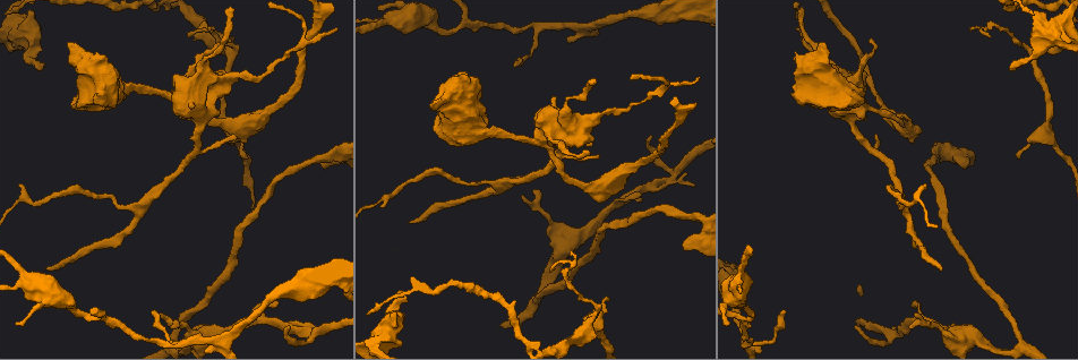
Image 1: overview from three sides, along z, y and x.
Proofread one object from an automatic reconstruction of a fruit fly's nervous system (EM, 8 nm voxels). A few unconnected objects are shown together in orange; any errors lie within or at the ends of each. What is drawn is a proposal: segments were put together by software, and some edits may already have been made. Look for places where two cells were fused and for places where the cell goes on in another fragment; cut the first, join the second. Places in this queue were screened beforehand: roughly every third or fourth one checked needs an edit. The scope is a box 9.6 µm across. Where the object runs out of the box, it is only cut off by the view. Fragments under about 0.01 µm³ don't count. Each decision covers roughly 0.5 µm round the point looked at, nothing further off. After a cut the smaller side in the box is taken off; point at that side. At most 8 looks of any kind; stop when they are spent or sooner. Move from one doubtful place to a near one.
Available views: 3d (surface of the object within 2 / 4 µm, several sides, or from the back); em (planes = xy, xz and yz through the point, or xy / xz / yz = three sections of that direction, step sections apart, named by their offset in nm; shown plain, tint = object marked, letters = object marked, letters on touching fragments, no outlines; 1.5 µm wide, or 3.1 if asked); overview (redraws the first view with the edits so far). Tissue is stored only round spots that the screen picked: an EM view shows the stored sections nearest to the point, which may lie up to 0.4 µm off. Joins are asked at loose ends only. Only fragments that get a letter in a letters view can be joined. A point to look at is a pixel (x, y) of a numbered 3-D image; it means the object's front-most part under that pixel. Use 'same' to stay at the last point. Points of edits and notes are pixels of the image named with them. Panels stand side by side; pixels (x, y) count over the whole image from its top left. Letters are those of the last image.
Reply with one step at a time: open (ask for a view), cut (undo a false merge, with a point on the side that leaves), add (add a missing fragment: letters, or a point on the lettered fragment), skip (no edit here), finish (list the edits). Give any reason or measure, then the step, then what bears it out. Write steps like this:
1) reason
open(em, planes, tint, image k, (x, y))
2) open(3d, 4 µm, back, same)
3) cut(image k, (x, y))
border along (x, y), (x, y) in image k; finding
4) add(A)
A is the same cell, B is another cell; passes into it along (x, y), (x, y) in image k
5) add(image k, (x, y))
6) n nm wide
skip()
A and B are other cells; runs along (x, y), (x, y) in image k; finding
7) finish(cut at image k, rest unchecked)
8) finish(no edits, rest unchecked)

end of a long branch
open(3d, 4 µm, image 1, (47, 267))

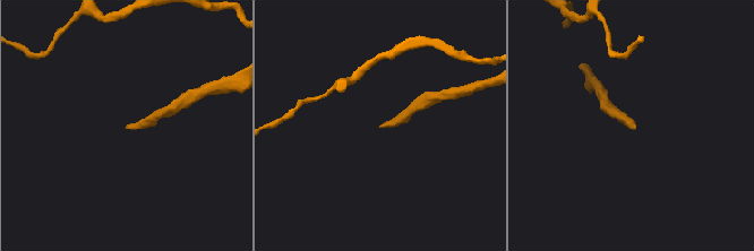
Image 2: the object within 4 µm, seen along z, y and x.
open(em, yz, step 8, plain, image 2, (381, 125))

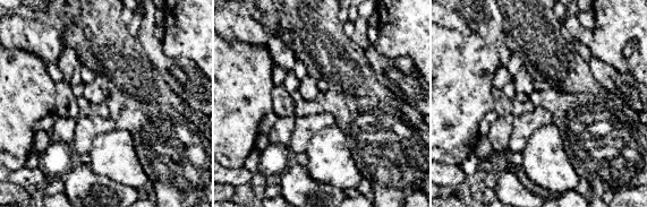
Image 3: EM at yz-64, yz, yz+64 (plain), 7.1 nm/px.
see the neighbours
open(em, yz, step 8, letters, same)

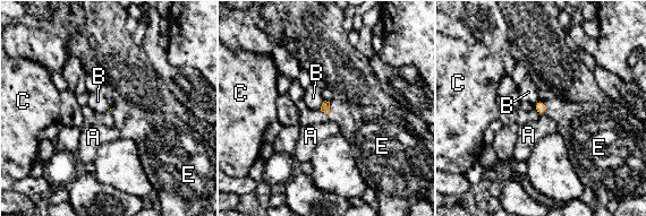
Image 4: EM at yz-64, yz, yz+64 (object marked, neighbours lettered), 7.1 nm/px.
E touches over 100 nm
add(E)
E is the same cell, A, B and C are other cells; passes into it along (540, 106), (545, 108), (576, 123) in image 4; the cell continues

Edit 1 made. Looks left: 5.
branch stops here
open(3d, 2 µm, image 1, (1010, 68))

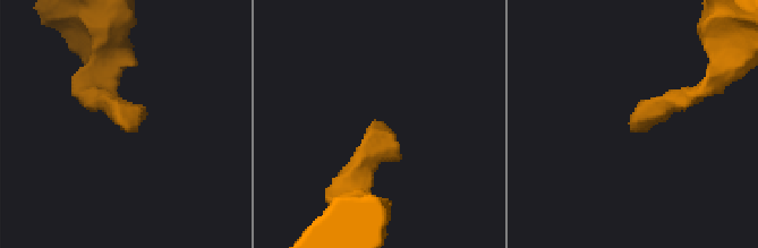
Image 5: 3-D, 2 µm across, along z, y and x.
shape alone is not enough
open(em, planes, letters, image 5, (373, 122))

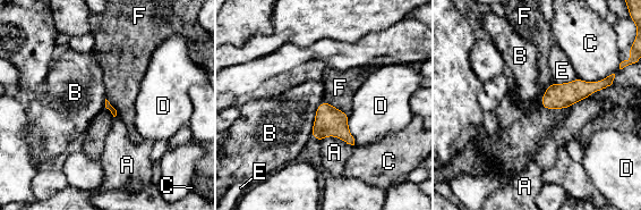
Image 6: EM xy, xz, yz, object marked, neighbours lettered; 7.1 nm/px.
skip()
A, B, C, D, E and F are other cells; none of them fits

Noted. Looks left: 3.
sudden change in width
open(em, yz, step 4, tint, image 1, (227, 46))

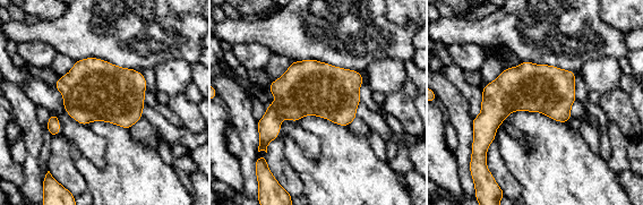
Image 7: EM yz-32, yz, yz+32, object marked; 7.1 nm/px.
open(em, planes, letters, same)

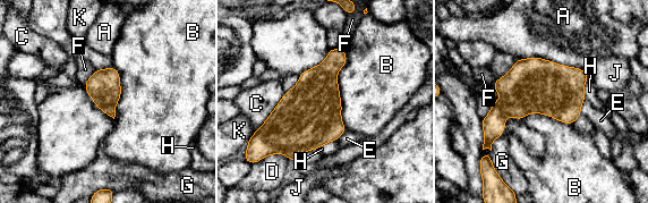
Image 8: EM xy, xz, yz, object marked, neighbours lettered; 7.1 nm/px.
B touches over 550 nm
skip()
A, B, C, D, E, F, G, H, J and K are other cells; border along (344, 50), (338, 87), (347, 129) in image 8; one cell here

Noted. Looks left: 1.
finish(add at image 4, rest unchecked)

